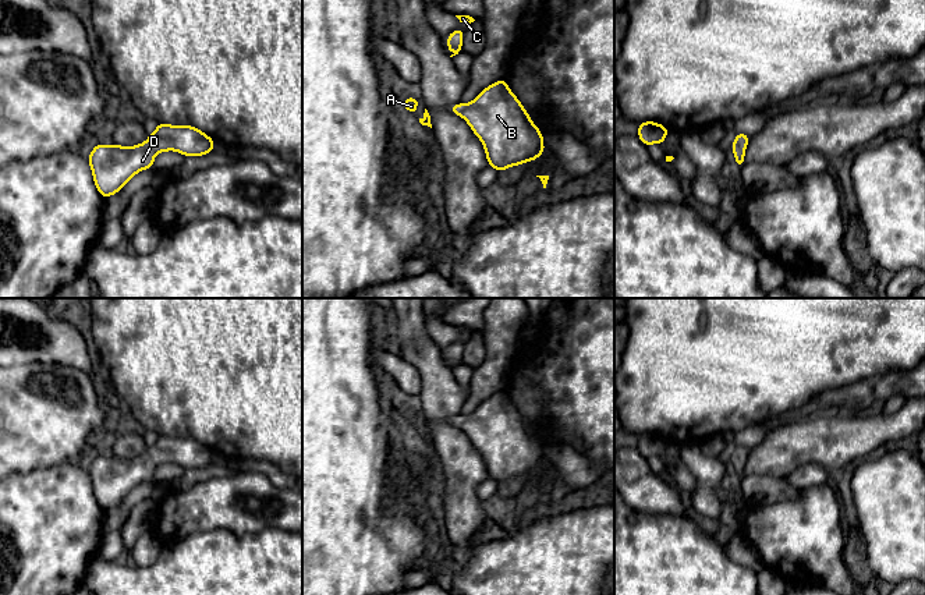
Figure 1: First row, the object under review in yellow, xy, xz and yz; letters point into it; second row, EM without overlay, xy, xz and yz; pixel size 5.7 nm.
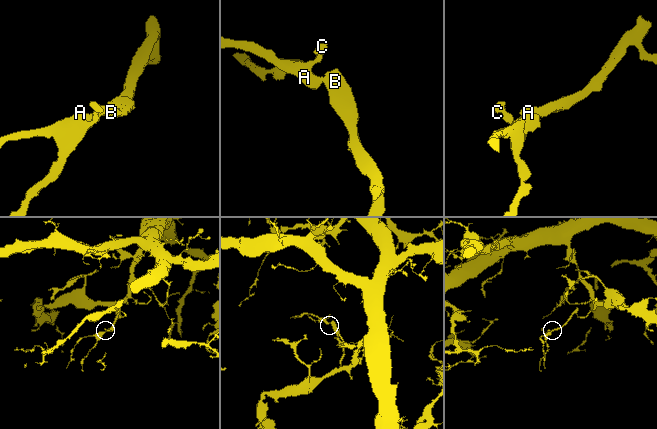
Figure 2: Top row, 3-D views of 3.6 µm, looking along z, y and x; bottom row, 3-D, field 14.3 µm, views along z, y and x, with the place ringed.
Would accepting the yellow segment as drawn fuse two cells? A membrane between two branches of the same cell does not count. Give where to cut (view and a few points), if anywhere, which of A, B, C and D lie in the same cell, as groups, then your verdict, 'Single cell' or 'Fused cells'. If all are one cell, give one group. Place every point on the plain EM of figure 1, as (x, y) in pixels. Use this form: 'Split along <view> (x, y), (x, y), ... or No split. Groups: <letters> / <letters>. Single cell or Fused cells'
No split. Groups: A B C D. Single cell

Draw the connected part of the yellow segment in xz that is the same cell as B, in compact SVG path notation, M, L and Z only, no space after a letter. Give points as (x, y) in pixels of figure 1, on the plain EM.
M506 392L493 394L467 417L451 418L450 424L468 435L485 460L488 477L497 485L536 472L546 463L543 446Z

